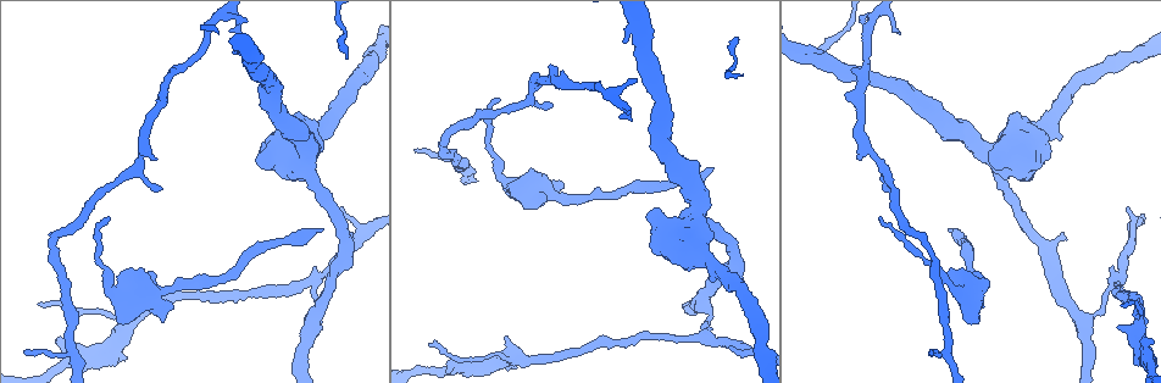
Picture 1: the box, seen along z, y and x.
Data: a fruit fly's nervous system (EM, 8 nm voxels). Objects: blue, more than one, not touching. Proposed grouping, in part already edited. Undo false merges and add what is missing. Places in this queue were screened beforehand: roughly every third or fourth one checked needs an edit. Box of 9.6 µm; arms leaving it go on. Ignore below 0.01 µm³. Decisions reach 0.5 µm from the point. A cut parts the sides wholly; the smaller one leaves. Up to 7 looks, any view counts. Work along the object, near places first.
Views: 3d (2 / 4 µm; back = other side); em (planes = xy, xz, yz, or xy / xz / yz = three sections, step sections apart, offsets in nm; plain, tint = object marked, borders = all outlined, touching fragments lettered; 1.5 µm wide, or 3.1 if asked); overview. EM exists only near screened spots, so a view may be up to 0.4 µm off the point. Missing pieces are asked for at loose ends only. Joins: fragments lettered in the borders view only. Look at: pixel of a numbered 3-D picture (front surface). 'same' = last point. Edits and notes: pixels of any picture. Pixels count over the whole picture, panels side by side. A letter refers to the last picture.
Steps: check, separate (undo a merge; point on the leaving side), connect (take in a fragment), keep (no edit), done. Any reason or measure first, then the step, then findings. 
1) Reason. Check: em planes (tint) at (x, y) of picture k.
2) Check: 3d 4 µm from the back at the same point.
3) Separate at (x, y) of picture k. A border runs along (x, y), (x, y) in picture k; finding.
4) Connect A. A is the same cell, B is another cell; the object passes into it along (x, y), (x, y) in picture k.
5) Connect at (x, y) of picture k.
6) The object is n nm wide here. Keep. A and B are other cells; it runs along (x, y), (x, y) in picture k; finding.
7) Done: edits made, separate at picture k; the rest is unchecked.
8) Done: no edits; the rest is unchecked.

Branch stops here. Check: em planes (borders) at (108, 217) of picture 1.

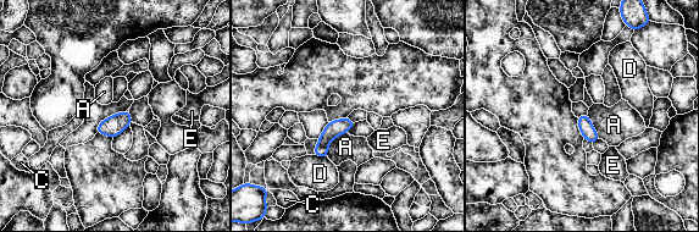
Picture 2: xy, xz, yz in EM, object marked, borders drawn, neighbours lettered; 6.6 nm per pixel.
Keep. A, C, D and E are other cells; a border runs along (347, 131), (328, 144), (327, 156) in picture 2; no lettered fragment goes on from it.

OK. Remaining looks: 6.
Free end. Check: em yz step 8 (borders) at (949, 230) of picture 1.

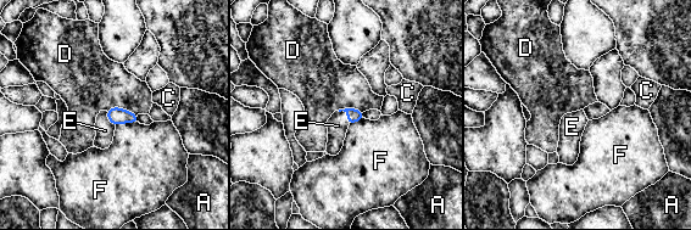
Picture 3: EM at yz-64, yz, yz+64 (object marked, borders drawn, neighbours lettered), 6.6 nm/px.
Another direction. Check: em planes (borders) at the same point.

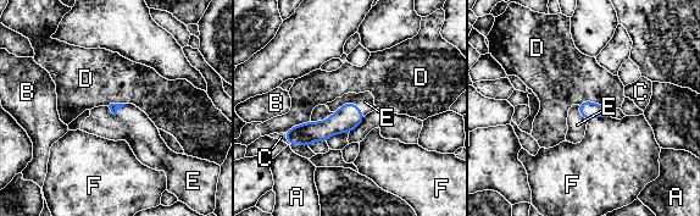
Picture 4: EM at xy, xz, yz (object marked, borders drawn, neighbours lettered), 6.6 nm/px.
Connect E. E is the same cell, A, B, C, D and F are other cells; the object passes into it along (349, 116), (350, 103), (365, 101) in picture 4; it goes on there.

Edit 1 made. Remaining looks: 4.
Check: 3d 2 µm at (316, 280) of picture 1.

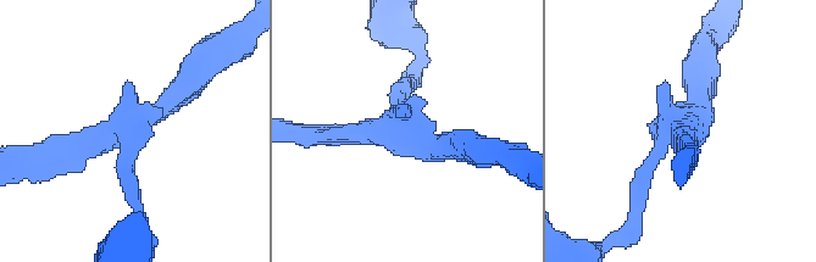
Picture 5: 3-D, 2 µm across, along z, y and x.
3 arms meet here; need the tissue. Check: em yz step 8 (plain) at (402, 117) of picture 5.

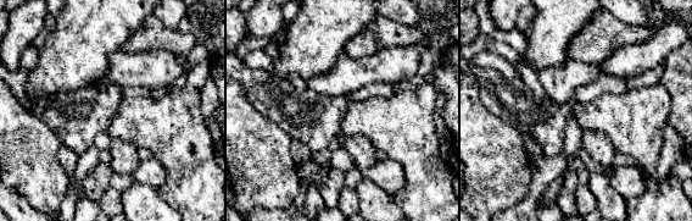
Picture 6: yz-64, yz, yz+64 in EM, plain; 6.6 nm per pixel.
What lies round it. Check: em yz step 8 (borders) at the same point.

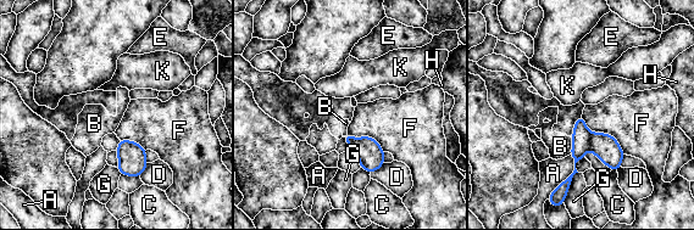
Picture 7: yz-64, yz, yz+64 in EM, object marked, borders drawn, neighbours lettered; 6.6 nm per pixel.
The longest contact is with F, 380 nm. Separate at (604, 146) of picture 7. A, B, C, D, E, F, G, H and K are other cells; a border runs along (590, 133), (588, 149) in picture 7; two neurons meet here.

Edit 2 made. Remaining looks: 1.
Done: edits made, connect at picture 4, separate at picture 7; the rest is unchecked.

